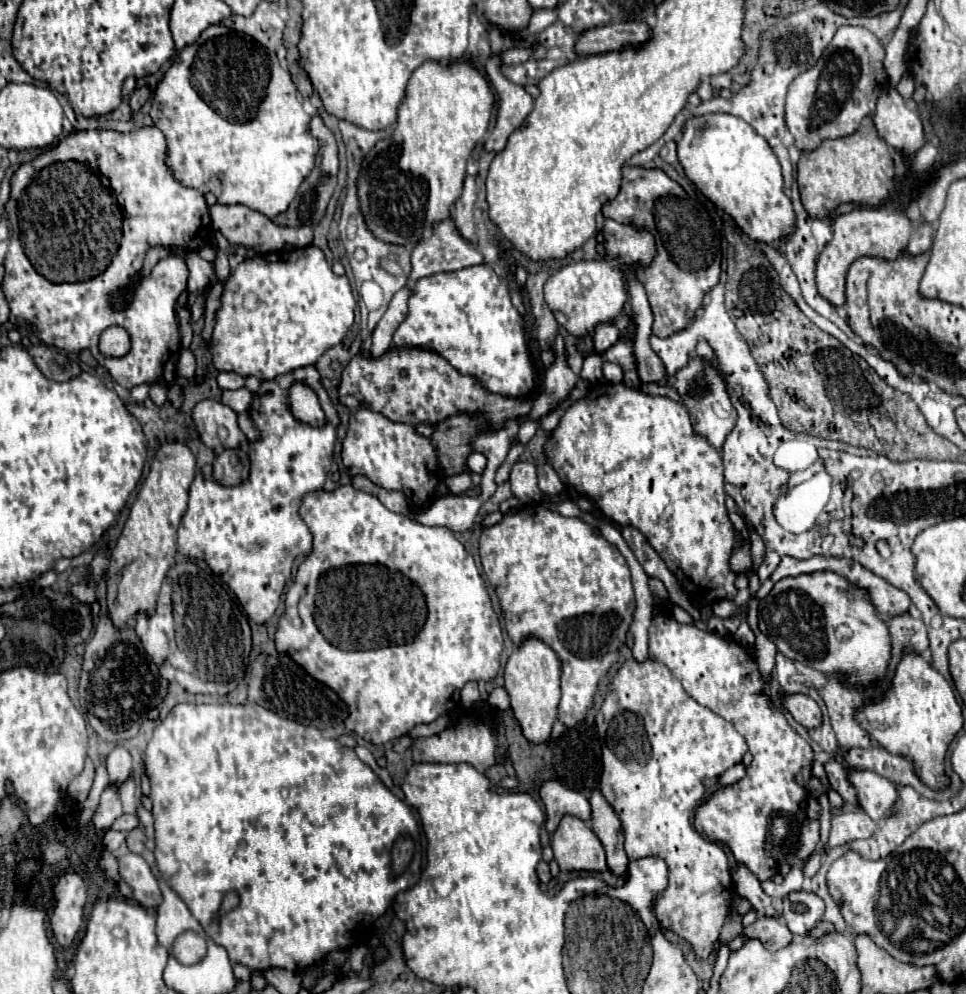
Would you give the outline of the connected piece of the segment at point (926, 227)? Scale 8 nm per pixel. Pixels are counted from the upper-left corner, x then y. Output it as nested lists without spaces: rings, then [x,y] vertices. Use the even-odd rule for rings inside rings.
[[[922,221],[922,223],[914,229],[914,233],[912,233],[912,237],[910,237],[910,243],[908,243],[906,251],[908,251],[910,255],[920,255],[920,253],[928,251],[930,245],[932,245],[932,233],[934,233],[932,223]]]

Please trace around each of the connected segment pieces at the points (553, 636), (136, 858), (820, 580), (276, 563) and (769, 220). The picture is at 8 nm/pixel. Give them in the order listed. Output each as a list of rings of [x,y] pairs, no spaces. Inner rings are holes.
[[[530,505],[514,515],[504,515],[500,523],[482,531],[480,561],[496,589],[506,631],[514,645],[524,637],[534,635],[558,653],[562,661],[562,699],[558,719],[566,727],[574,727],[592,707],[598,681],[610,665],[616,663],[618,649],[624,643],[636,609],[634,585],[626,559],[614,543],[606,541],[580,517],[568,519],[544,505]]]
[[[126,853],[118,859],[118,863],[120,877],[132,887],[134,899],[146,909],[158,907],[162,903],[162,893],[156,877],[150,871],[150,865],[136,853]]]
[[[820,571],[778,581],[768,593],[768,599],[760,601],[760,611],[766,601],[768,619],[760,619],[760,631],[788,659],[806,663],[824,675],[836,671],[848,673],[848,681],[862,687],[884,677],[890,661],[890,635],[884,621],[878,619],[866,591],[856,591],[836,573]]]
[[[314,367],[262,381],[250,417],[262,431],[260,441],[248,443],[250,489],[224,487],[214,479],[206,481],[202,471],[198,471],[190,487],[188,509],[178,527],[178,553],[190,559],[204,559],[230,585],[248,617],[262,625],[280,603],[280,593],[290,577],[294,559],[308,555],[312,549],[312,535],[298,515],[298,507],[306,493],[322,489],[326,481],[340,419]],[[294,383],[304,383],[318,395],[326,413],[322,427],[312,427],[292,415],[288,395]]]
[[[708,113],[698,115],[686,121],[682,131],[682,139],[678,141],[678,161],[684,167],[686,177],[712,201],[716,207],[724,209],[736,225],[756,241],[764,241],[768,245],[780,247],[784,237],[794,229],[794,211],[790,199],[784,195],[782,173],[776,155],[770,145],[742,119],[726,115],[726,113]]]

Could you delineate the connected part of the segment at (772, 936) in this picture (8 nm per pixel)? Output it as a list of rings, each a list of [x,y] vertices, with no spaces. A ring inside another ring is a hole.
[[[758,917],[752,925],[744,927],[740,935],[746,941],[760,939],[766,947],[772,947],[772,949],[782,949],[792,941],[792,933],[786,927],[786,923],[778,919],[768,919],[768,917]]]

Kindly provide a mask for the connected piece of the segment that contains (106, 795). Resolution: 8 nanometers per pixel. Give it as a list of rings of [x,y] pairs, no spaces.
[[[108,785],[100,797],[100,805],[94,813],[92,823],[96,829],[110,829],[112,823],[122,815],[122,803],[120,803],[120,793],[116,785]]]

